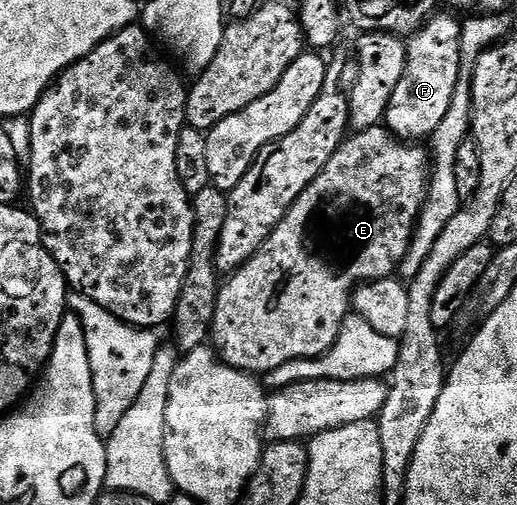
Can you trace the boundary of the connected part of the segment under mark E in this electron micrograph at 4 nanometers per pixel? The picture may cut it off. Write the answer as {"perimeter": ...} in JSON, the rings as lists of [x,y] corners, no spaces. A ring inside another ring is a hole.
{"perimeter":[[[386,126],[370,127],[364,131],[356,131],[350,137],[343,140],[343,144],[333,153],[329,165],[325,165],[323,172],[301,193],[301,197],[287,211],[287,215],[273,229],[273,233],[253,253],[249,259],[233,274],[226,276],[225,282],[219,288],[219,296],[215,302],[213,313],[213,325],[210,338],[213,340],[214,350],[225,365],[229,365],[238,371],[245,371],[248,375],[266,377],[270,371],[285,365],[289,361],[298,359],[316,359],[318,355],[326,353],[337,341],[341,333],[341,325],[346,321],[352,310],[351,297],[360,283],[372,283],[378,279],[392,278],[399,270],[399,262],[405,257],[405,253],[411,244],[411,235],[415,232],[415,225],[419,222],[419,214],[423,209],[423,202],[427,200],[427,181],[429,178],[429,151],[426,146],[416,145],[411,141],[399,139],[388,131]]]}

